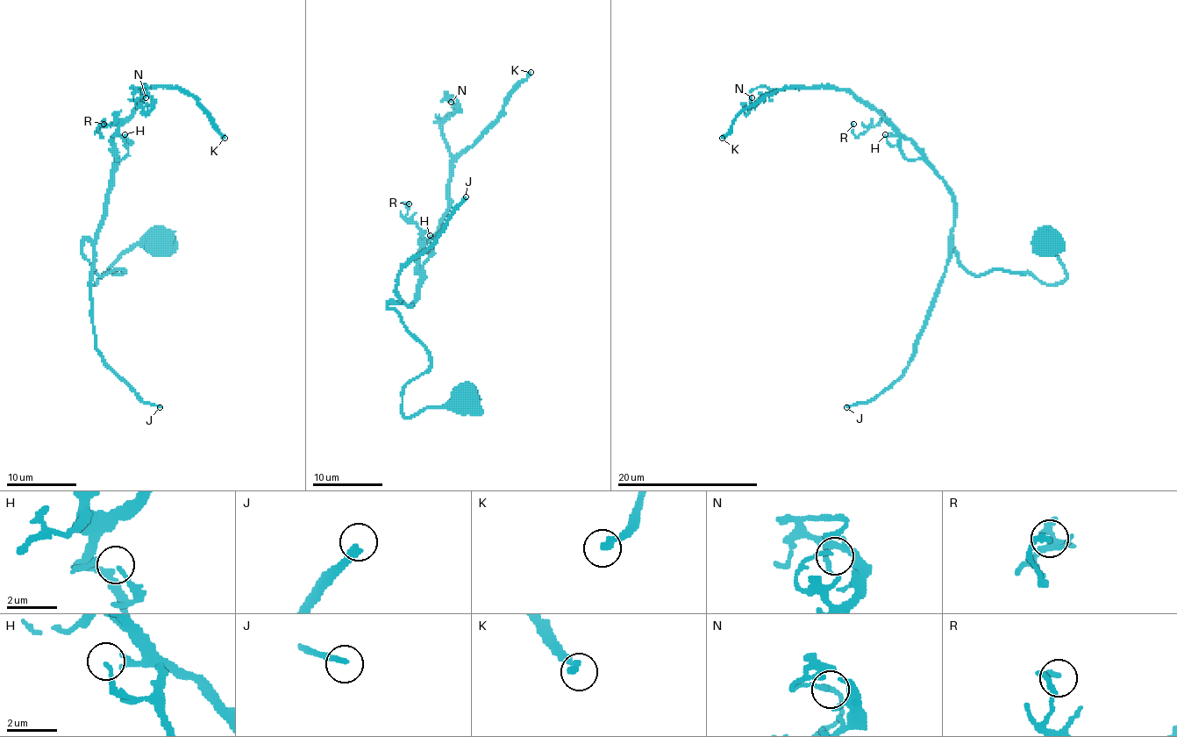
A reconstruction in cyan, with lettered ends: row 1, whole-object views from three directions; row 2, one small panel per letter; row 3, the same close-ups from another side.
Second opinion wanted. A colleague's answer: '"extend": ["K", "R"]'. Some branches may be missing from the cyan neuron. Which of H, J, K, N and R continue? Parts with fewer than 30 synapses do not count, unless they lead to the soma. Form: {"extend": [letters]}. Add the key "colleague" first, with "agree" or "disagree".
{"colleague": "disagree", "extend": ["J", "K"]}

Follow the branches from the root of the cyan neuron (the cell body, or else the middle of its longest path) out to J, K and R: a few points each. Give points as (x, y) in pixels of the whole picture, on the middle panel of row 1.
J: (464, 401), (402, 413), (402, 390), (428, 368), (430, 354), (388, 304), (398, 299), (400, 269), (466, 196)
K: (464, 401), (402, 413), (430, 354), (388, 304), (414, 303), (451, 163), (531, 72)
R: (464, 401), (402, 413), (402, 390), (430, 364), (388, 306), (416, 297), (423, 239), (405, 218), (409, 203)

